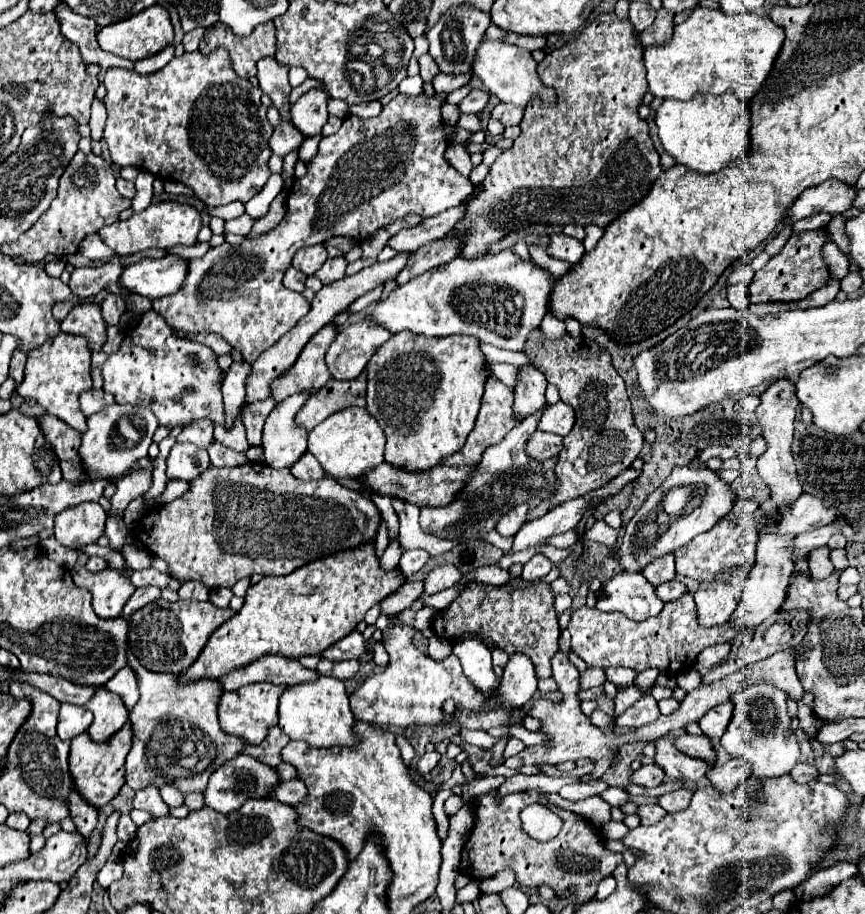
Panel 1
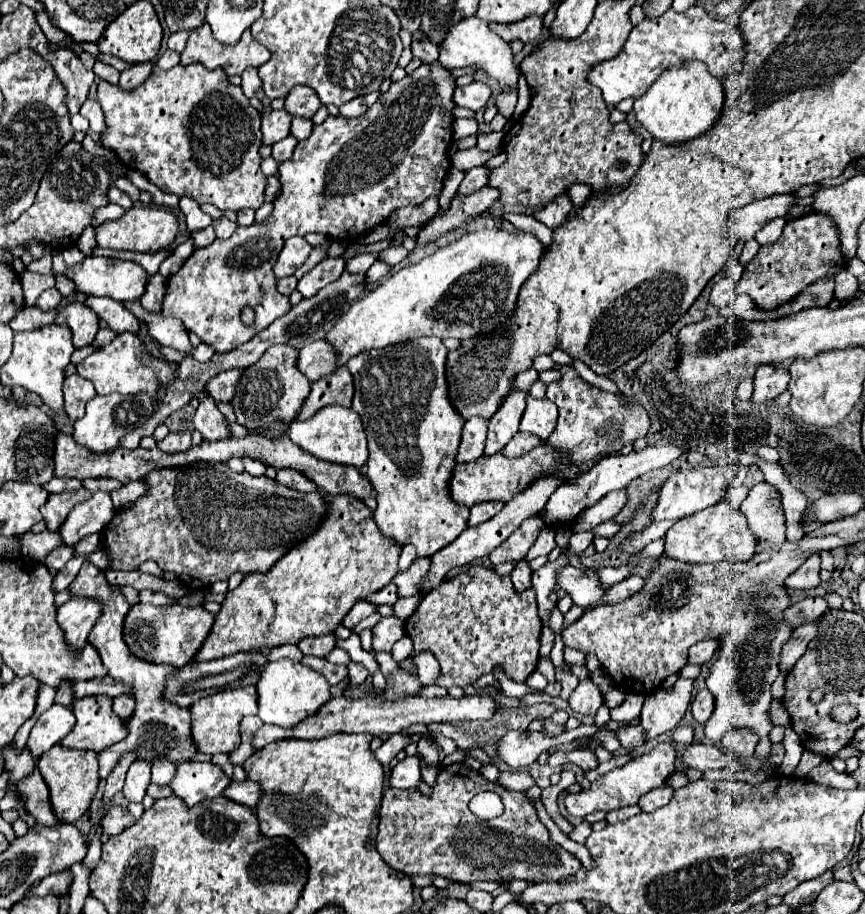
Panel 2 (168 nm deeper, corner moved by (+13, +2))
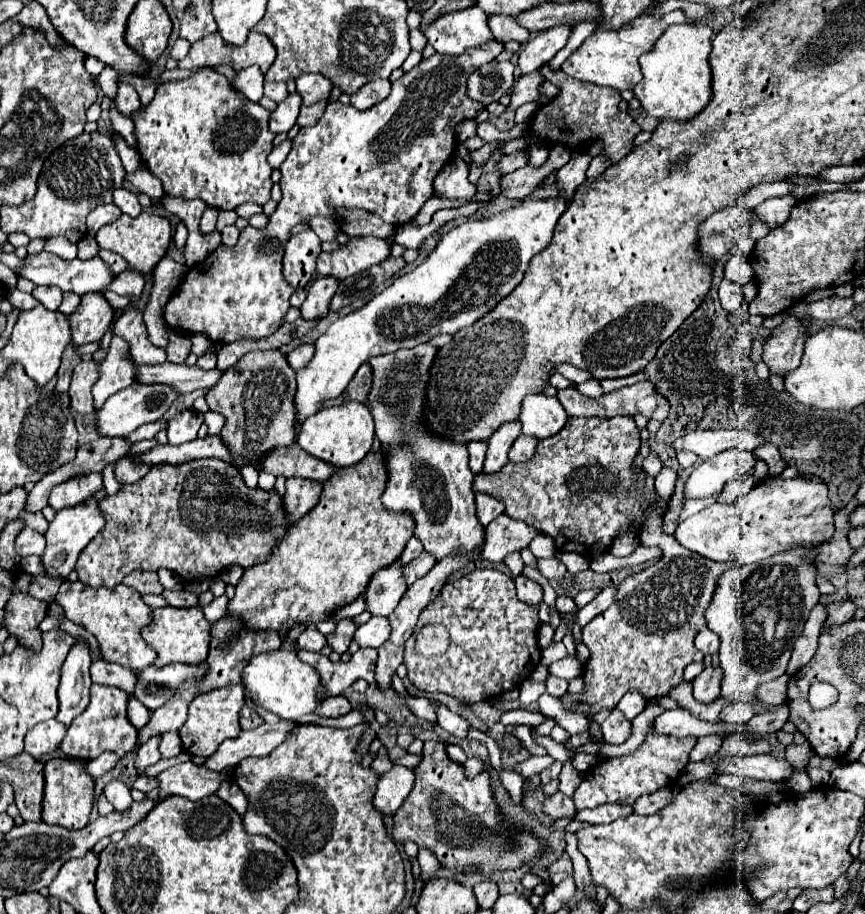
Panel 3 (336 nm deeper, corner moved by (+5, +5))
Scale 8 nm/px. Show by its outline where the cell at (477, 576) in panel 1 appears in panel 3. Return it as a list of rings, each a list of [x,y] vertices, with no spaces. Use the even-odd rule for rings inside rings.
[[[509,554],[507,558],[505,558],[505,564],[509,566],[509,570],[511,570],[511,576],[519,576],[521,572],[523,572],[523,568],[525,568],[525,564],[523,564],[523,558],[521,558],[521,554]]]

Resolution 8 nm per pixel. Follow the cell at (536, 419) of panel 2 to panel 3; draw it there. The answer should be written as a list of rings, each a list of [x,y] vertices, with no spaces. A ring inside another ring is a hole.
[[[529,394],[521,404],[519,420],[525,434],[543,440],[555,436],[559,430],[565,428],[567,414],[555,396]]]

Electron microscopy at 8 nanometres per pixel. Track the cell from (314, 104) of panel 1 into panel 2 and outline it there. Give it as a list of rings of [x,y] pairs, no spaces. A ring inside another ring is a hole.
[[[307,85],[293,87],[285,99],[285,109],[291,115],[299,115],[299,117],[307,117],[307,119],[311,119],[319,107],[321,107],[321,101],[319,101],[317,93]]]

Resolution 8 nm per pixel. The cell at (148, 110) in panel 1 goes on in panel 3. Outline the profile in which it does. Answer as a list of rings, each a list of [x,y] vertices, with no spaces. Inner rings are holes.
[[[201,68],[189,78],[177,82],[163,82],[157,86],[155,98],[131,114],[135,122],[137,152],[153,176],[163,182],[169,196],[201,198],[219,210],[235,210],[245,202],[265,204],[271,200],[271,172],[267,156],[273,150],[275,134],[269,132],[269,110],[257,102],[245,100],[233,84],[213,68]]]

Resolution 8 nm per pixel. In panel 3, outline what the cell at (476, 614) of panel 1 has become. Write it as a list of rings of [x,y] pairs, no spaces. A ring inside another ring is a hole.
[[[477,568],[469,574],[465,574],[463,578],[445,584],[443,592],[433,600],[433,604],[429,604],[421,612],[415,634],[405,642],[405,664],[409,668],[409,680],[419,690],[445,692],[457,700],[467,702],[467,704],[501,696],[503,692],[525,682],[533,674],[537,664],[541,662],[541,650],[537,644],[537,632],[541,626],[541,620],[539,620],[537,612],[539,612],[537,606],[523,604],[515,596],[513,578],[509,574],[495,570],[495,568]],[[427,624],[443,624],[447,628],[447,632],[451,636],[451,644],[445,654],[427,658],[415,650],[417,632]]]

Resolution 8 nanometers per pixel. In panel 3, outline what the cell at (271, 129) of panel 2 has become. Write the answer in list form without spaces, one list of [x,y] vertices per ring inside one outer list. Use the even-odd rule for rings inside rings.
[[[295,92],[295,94],[289,94],[279,106],[275,112],[271,112],[271,118],[269,118],[269,130],[273,134],[281,134],[281,132],[289,132],[295,122],[297,122],[297,116],[299,116],[299,108],[301,108],[301,96]]]

